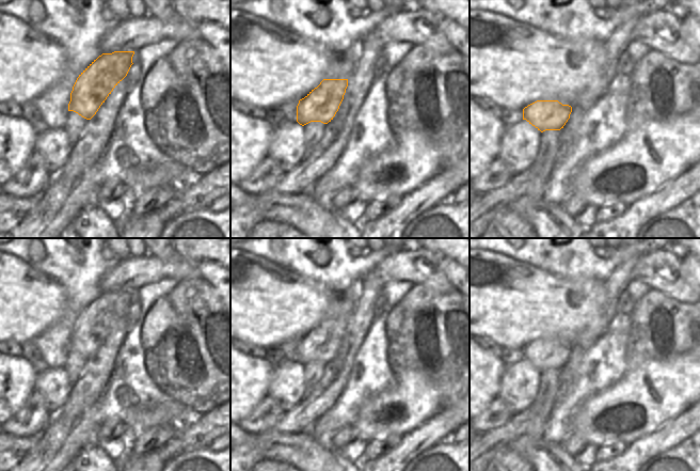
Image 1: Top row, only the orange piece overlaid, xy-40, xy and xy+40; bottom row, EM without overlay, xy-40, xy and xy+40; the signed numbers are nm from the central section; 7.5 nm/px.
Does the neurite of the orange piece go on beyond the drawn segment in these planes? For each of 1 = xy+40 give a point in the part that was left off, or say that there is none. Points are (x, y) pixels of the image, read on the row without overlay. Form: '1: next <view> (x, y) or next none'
1: next none

